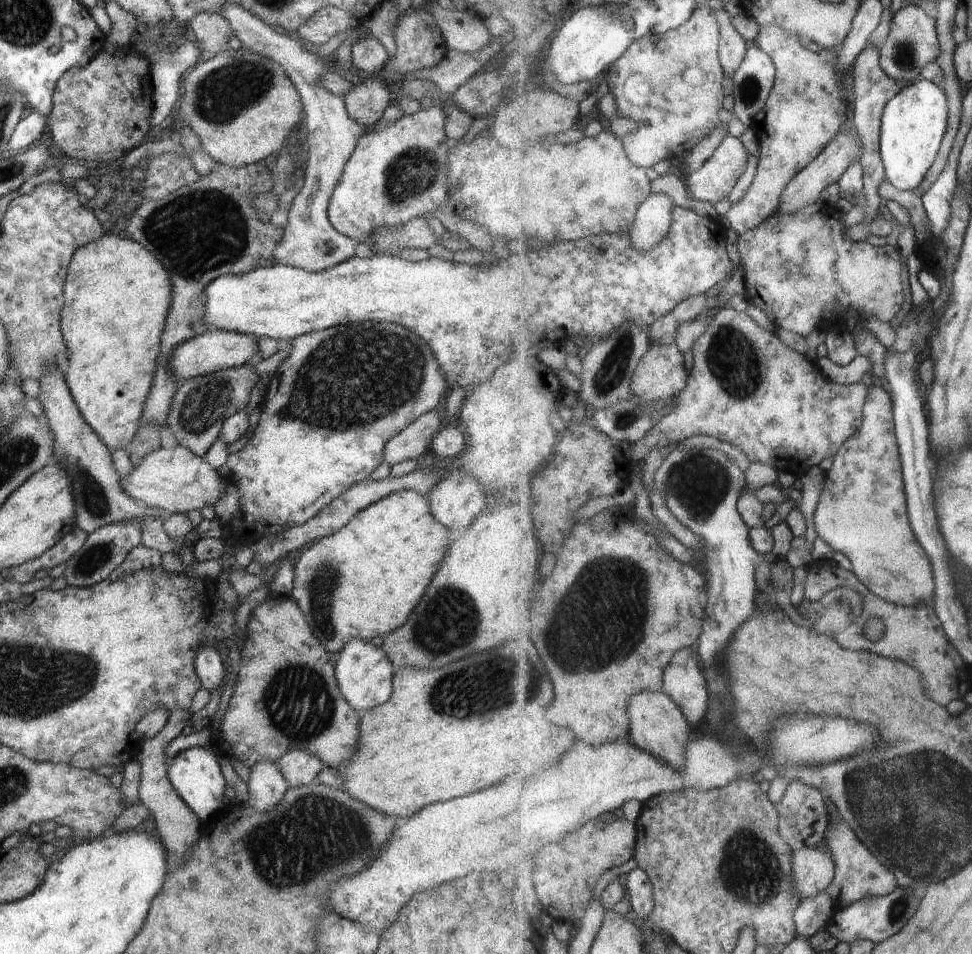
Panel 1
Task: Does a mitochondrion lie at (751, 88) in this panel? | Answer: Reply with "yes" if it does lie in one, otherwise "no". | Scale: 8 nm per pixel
yes

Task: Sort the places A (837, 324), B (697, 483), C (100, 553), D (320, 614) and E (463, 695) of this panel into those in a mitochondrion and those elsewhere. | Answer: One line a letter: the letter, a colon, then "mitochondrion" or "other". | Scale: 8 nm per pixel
A: other
B: mitochondrion
C: mitochondrion
D: mitochondrion
E: mitochondrion

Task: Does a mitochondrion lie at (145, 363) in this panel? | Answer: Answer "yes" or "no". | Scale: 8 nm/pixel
no

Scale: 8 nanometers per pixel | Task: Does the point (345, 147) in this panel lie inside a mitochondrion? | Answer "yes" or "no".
no

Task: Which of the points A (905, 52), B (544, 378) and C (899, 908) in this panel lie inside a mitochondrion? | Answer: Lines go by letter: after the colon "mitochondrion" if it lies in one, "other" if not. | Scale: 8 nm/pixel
A: mitochondrion
B: other
C: mitochondrion

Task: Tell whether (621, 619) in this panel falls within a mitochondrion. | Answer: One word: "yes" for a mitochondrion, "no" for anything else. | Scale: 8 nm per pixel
yes

